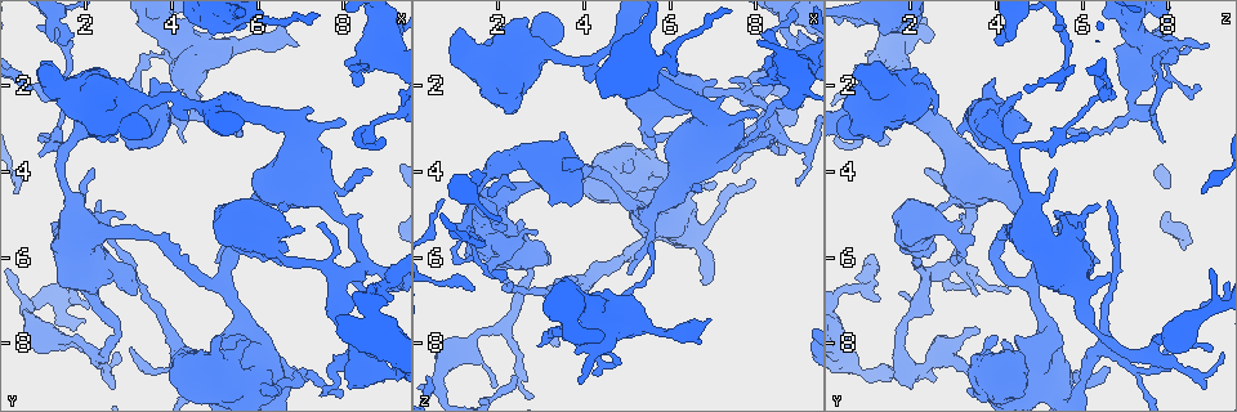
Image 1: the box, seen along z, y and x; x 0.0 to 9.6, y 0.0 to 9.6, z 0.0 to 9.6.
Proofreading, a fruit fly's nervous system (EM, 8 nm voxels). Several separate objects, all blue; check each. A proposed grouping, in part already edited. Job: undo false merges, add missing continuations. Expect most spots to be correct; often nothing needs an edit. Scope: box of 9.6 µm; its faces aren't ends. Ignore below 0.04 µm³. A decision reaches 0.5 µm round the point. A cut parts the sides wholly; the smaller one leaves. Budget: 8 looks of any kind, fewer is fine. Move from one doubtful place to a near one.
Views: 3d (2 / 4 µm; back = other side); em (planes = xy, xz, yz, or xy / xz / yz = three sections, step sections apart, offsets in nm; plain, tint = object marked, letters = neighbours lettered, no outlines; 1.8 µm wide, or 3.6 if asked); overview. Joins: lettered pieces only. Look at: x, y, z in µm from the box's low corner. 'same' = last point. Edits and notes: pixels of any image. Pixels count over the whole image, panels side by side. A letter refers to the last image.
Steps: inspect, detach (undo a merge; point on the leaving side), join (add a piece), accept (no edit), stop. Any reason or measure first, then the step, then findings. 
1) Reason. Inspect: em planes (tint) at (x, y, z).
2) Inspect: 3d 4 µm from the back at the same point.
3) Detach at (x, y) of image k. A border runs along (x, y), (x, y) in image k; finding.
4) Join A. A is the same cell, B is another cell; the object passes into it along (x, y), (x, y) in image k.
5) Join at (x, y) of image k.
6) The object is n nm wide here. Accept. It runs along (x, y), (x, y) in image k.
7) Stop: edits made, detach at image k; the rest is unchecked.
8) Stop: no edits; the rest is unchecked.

Free end. Inspect: em planes (letters) at (1.35, 1.00, 4.10).

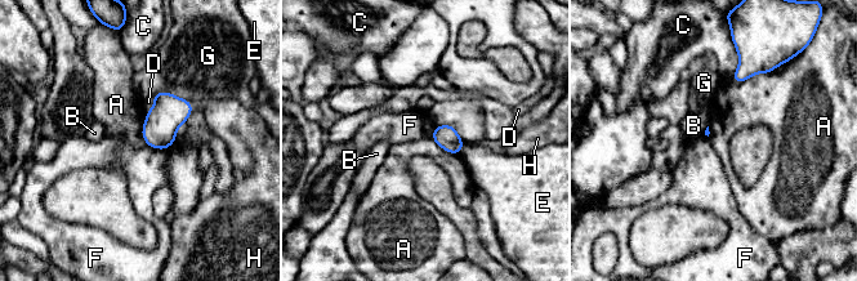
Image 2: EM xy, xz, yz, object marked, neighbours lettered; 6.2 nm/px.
Accept. A, B, C, D, E, F, G and H are other cells; a border runs along (768, 72), (740, 83), (731, 76) in image 2; none of them fits.

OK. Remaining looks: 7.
Sudden change in width. Inspect: em planes (plain) at (2.30, 2.25, 2.45).

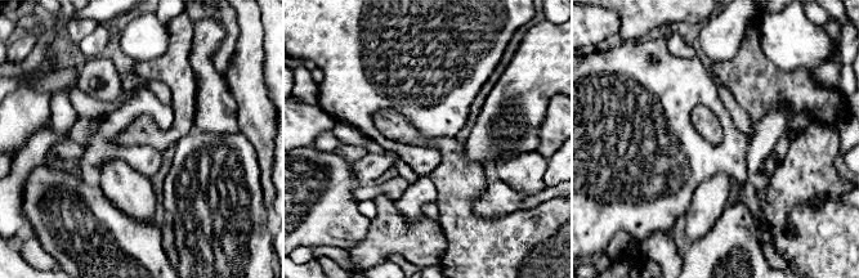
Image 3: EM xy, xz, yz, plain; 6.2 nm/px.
What lies round it. Inspect: em planes (letters) at the same point.

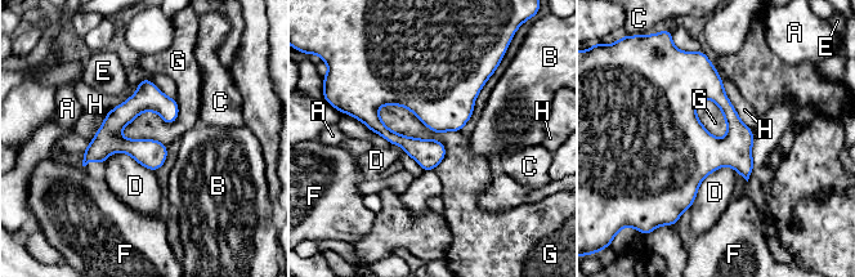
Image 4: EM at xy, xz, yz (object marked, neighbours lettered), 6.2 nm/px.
Accept. A, B, C, D, E, F, G and H are other cells; all the same neuron.

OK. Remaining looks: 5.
Thick end. Inspect: 3d 4 µm at (6.40, 9.15, 3.35).

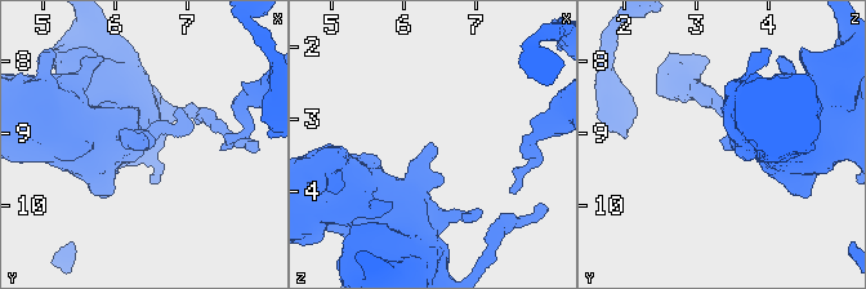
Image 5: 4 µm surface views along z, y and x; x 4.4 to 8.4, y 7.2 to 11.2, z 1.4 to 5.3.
Inspect: em 3.6 µm planes (letters) at (6.40, 9.10, 3.30).

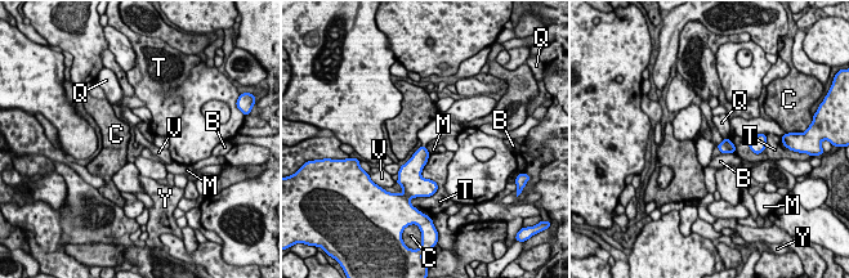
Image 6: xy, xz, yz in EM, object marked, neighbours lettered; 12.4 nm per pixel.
Accept. B, C, M, Q, T, V and Y are other cells; a border runs along (723, 139), (715, 144) in image 6; no lettered piece goes on from it.

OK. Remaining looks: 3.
Stop: no edits; the rest is unchecked.

